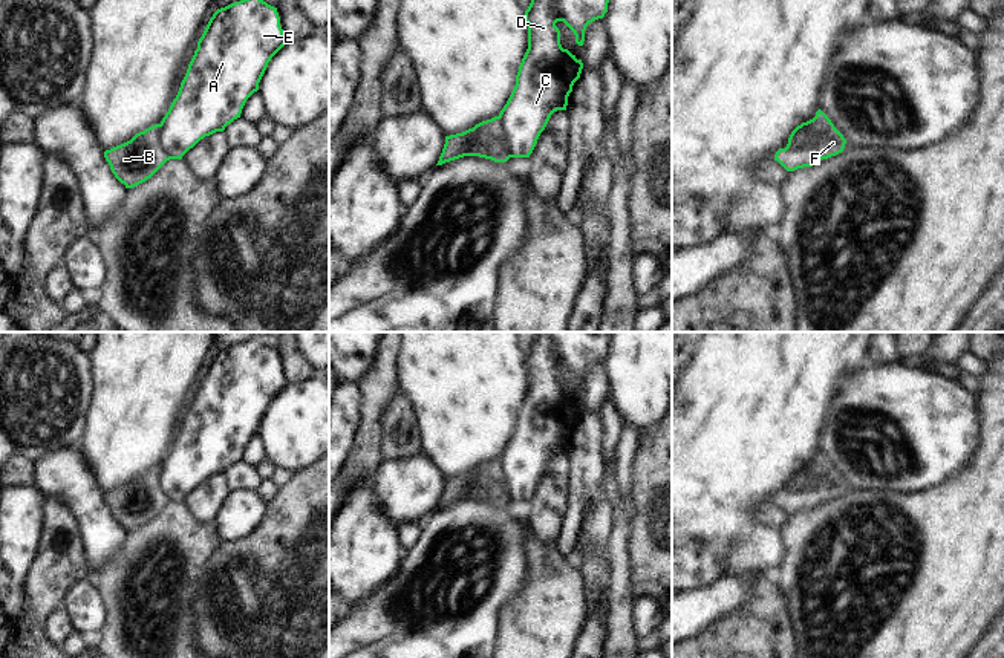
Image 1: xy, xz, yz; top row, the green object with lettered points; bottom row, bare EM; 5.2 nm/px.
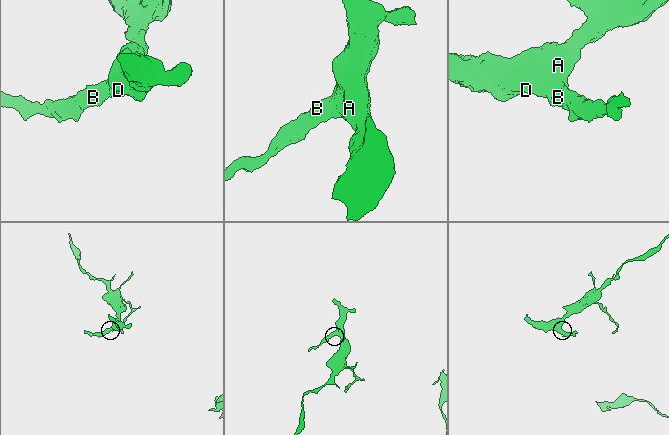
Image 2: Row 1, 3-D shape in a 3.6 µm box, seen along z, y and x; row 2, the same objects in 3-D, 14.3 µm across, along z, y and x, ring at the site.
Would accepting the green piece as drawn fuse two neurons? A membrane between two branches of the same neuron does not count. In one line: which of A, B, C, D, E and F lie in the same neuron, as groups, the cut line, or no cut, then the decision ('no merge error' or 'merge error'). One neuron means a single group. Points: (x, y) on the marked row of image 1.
A C D E / B F | yz (821, 130), (810, 146), (785, 147) | merge error

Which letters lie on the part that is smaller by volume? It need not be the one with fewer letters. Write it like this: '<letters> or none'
B, F

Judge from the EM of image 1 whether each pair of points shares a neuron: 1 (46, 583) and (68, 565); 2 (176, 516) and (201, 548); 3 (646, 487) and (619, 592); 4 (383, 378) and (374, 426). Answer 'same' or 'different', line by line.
1: same
2: same
3: different
4: same

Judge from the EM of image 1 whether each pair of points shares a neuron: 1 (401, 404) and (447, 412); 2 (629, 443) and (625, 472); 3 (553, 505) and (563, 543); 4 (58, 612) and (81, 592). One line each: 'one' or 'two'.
1: two
2: one
3: two
4: two

